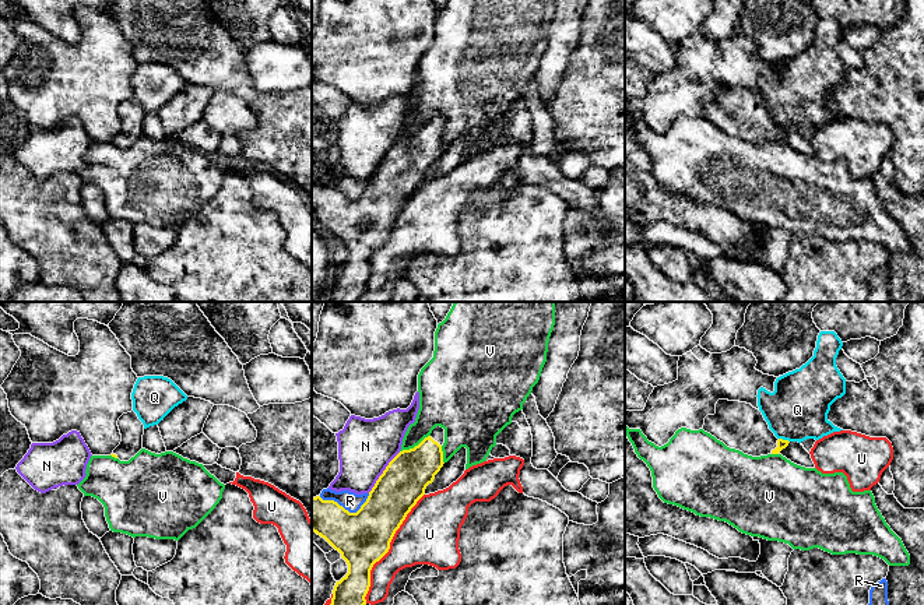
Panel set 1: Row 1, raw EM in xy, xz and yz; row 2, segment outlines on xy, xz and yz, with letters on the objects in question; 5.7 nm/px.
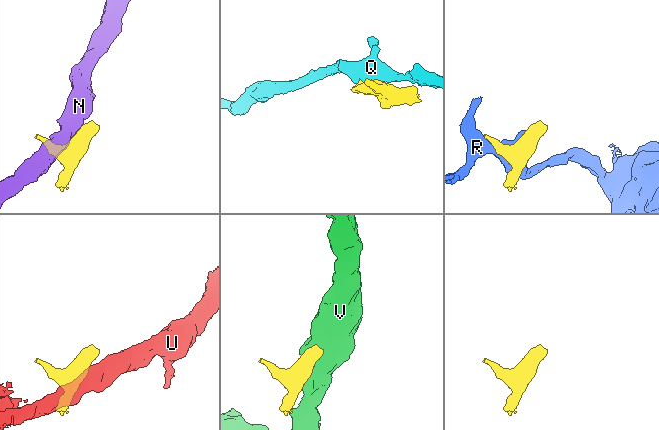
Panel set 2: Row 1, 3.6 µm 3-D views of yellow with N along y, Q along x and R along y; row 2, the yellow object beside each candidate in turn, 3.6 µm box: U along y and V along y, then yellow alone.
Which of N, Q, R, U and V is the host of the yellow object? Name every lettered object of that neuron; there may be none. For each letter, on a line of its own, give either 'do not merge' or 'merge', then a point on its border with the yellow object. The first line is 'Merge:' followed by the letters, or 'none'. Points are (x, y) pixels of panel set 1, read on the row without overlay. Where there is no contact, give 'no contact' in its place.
Merge: none
N: do not merge | xz (383, 159)
Q: do not merge | yz (784, 127)
R: do not merge | xz (345, 197)
U: do not merge | xz (389, 235)
V: do not merge | xz (415, 133)

